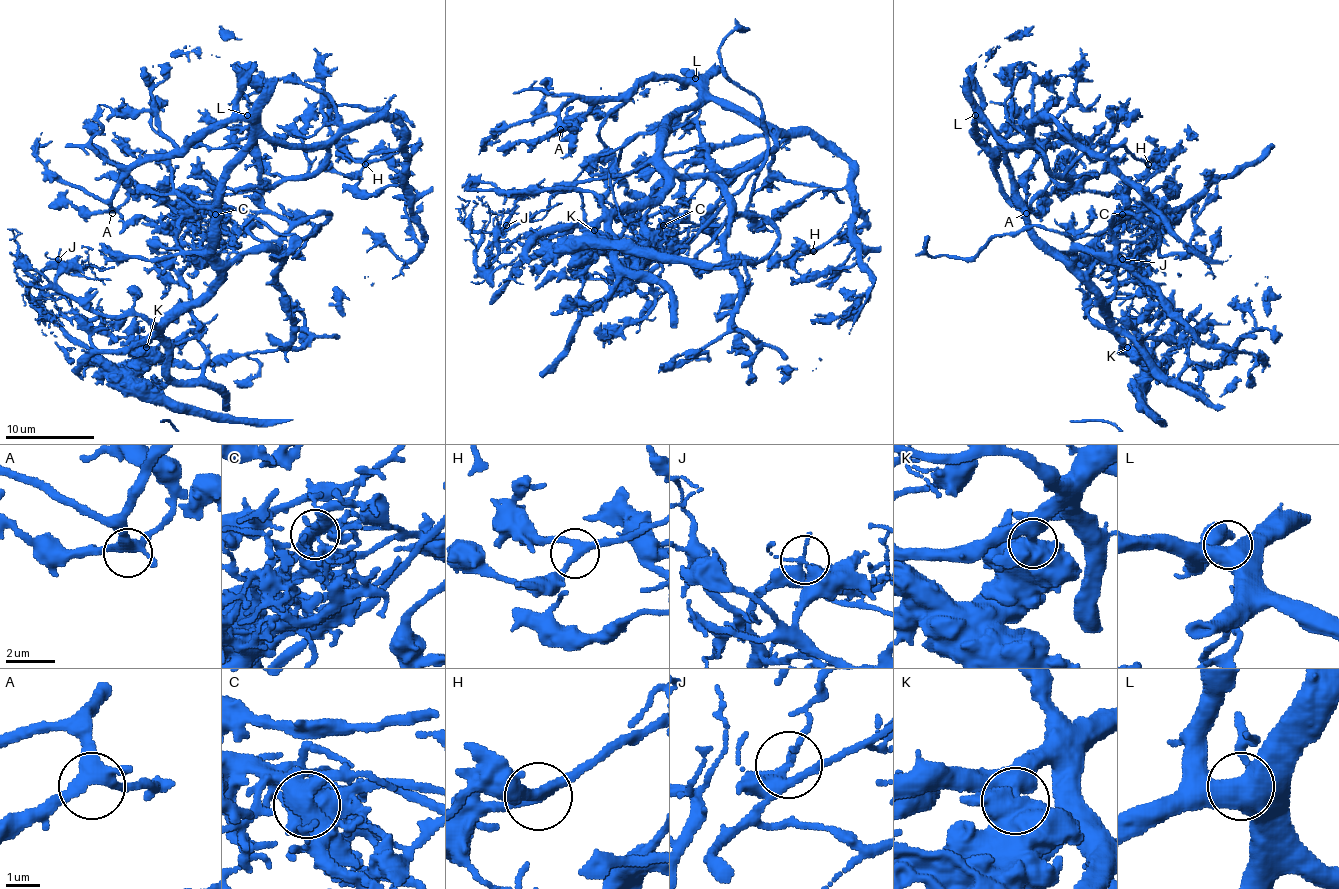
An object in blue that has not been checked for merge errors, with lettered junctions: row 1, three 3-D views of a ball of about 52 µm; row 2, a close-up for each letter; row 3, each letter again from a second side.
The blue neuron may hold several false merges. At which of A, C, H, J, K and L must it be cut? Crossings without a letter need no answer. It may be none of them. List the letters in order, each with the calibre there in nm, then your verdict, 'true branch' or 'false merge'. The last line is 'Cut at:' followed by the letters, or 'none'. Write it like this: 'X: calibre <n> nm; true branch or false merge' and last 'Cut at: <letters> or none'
A: calibre 360 nm; true branch
C: calibre 500 nm; false merge
H: calibre 280 nm; true branch
J: calibre 200 nm; false merge
K: calibre 650 nm; false merge
L: calibre 600 nm; true branch
Cut at: C, J, K

